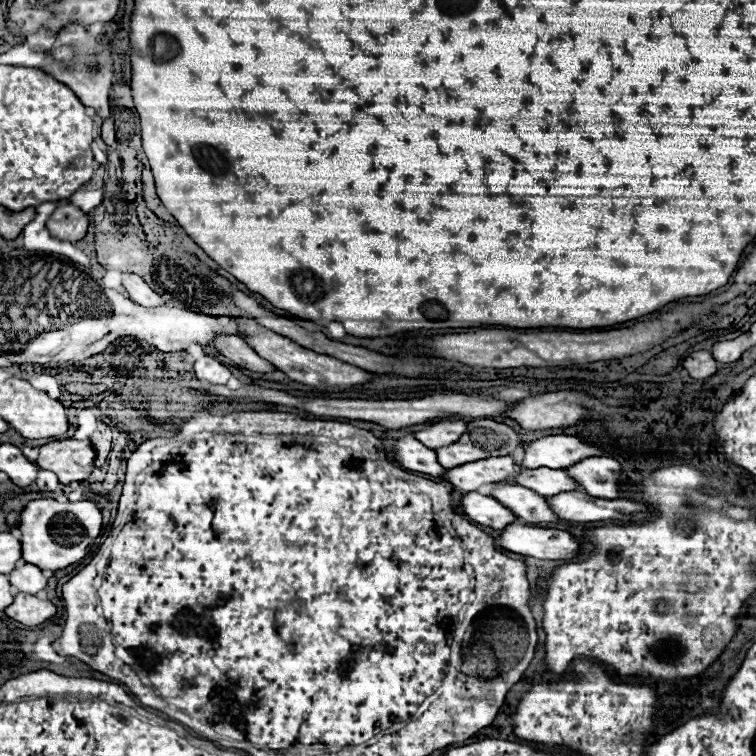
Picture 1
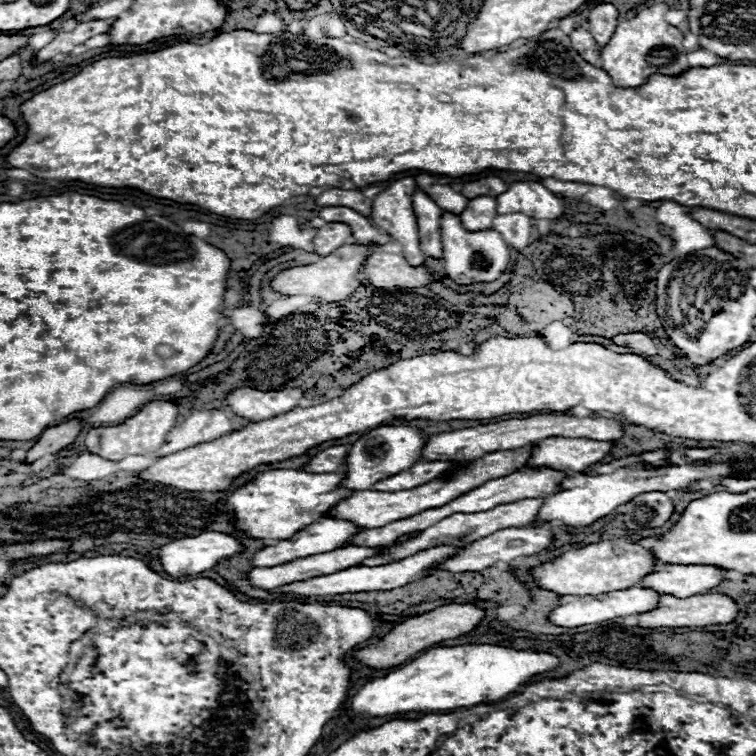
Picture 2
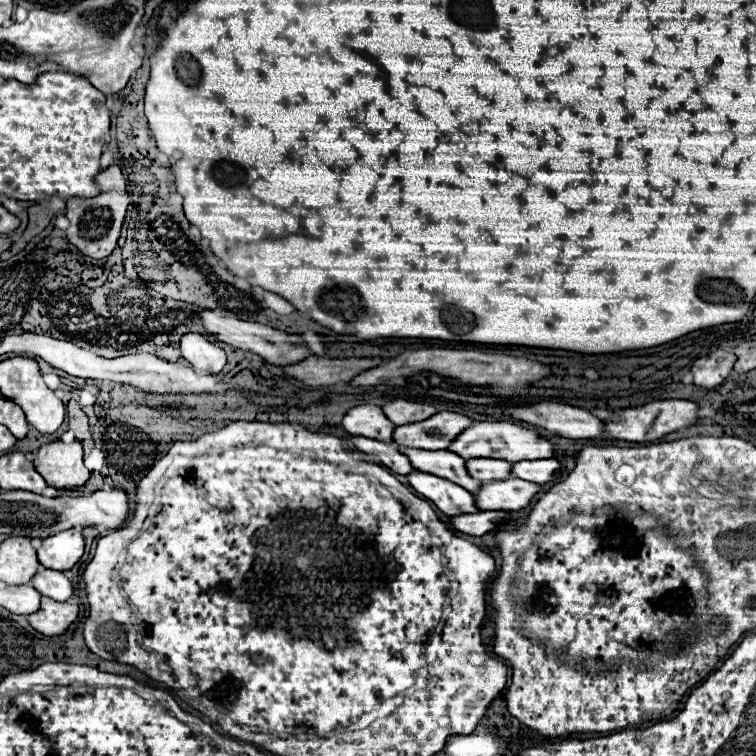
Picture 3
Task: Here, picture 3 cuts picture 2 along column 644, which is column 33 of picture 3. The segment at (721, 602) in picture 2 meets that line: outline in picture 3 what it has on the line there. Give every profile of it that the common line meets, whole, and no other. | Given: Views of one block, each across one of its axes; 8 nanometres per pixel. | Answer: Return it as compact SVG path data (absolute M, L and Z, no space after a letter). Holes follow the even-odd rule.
M42 598L40 610L28 616L28 622L34 630L46 636L56 636L66 632L66 628L76 620L78 606L68 602L56 602L52 598Z

